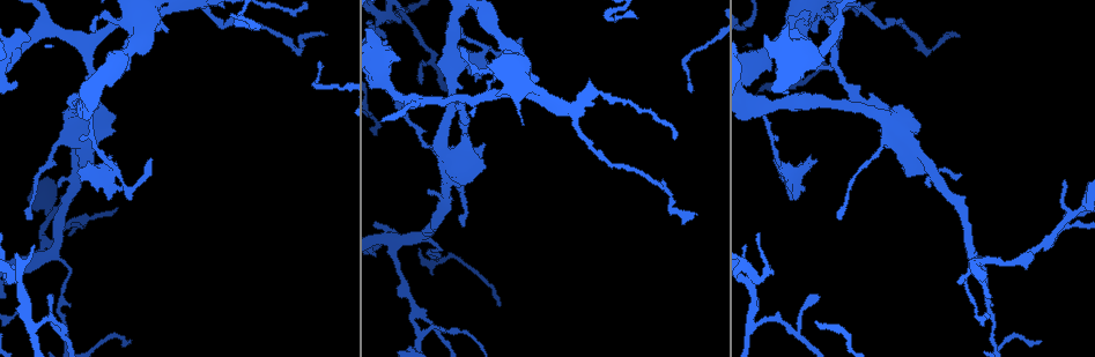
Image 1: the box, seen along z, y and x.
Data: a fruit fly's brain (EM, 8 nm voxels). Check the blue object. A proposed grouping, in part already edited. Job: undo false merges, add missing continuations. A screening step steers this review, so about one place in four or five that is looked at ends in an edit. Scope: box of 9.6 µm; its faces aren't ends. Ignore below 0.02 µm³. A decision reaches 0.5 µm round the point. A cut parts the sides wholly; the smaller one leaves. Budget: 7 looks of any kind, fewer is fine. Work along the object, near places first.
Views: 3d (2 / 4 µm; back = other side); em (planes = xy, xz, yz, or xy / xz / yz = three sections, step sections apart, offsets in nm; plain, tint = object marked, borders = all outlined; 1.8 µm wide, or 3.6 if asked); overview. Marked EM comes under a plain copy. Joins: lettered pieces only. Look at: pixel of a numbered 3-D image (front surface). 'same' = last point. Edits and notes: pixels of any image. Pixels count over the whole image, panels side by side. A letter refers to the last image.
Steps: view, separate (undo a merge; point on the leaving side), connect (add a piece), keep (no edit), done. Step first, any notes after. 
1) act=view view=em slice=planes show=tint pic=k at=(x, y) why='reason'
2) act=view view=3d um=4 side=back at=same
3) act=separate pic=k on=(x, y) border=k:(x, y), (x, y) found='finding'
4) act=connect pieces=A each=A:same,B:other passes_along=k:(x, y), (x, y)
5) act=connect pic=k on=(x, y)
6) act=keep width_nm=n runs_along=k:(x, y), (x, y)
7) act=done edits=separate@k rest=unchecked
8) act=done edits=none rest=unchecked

act=view view=3d um=4 pic=1 at=(436, 57) why='sharp bend'

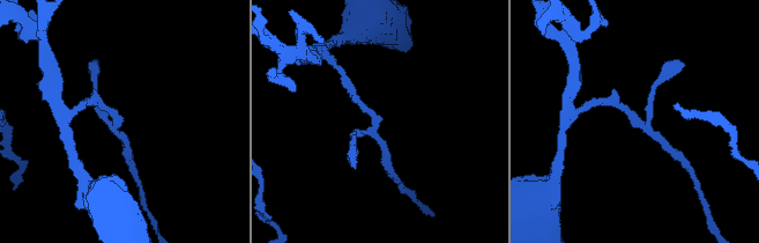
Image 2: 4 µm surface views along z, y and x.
act=view view=em slice=planes show=borders pic=2 at=(118, 122) why='shape alone is not enough'

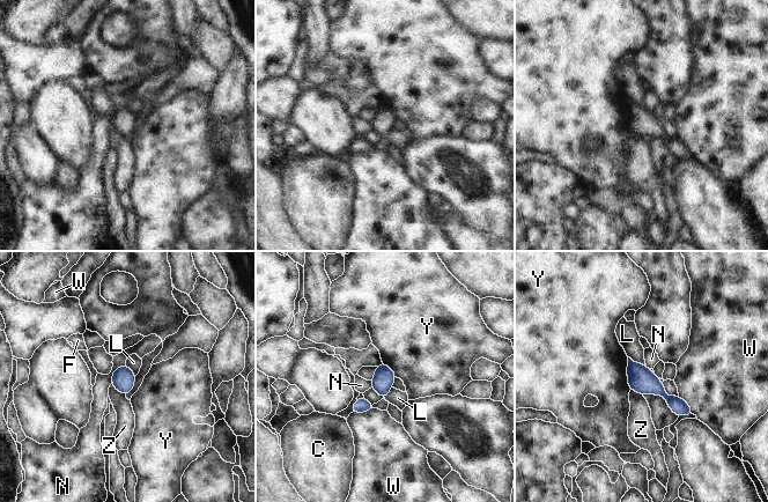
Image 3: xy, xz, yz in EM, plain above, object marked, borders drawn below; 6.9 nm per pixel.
act=keep each=C:other,F:other,L:other,N:other,W:other,Y:other,Z:other runs_along=3:(630, 363), (670, 400), (688, 412) found='one cell here'

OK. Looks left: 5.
act=view view=em slice=xz step=16 show=tint pic=1 at=(109, 197) why='free end'

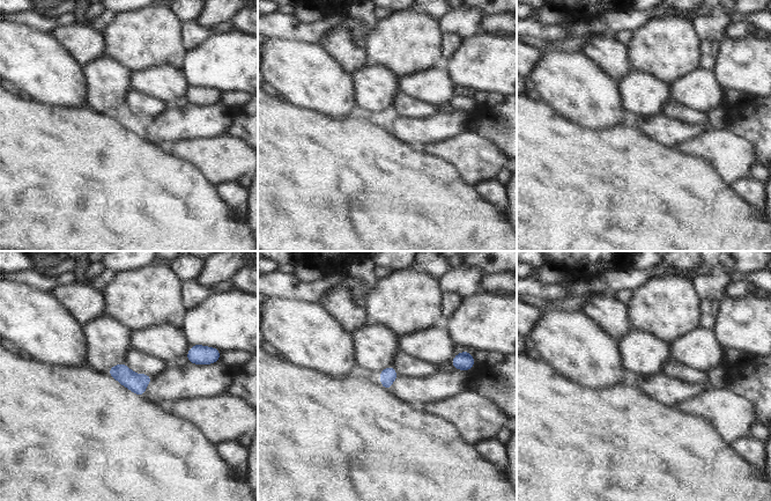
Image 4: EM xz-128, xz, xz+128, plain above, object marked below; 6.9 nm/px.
act=view view=em slice=planes show=borders at=same

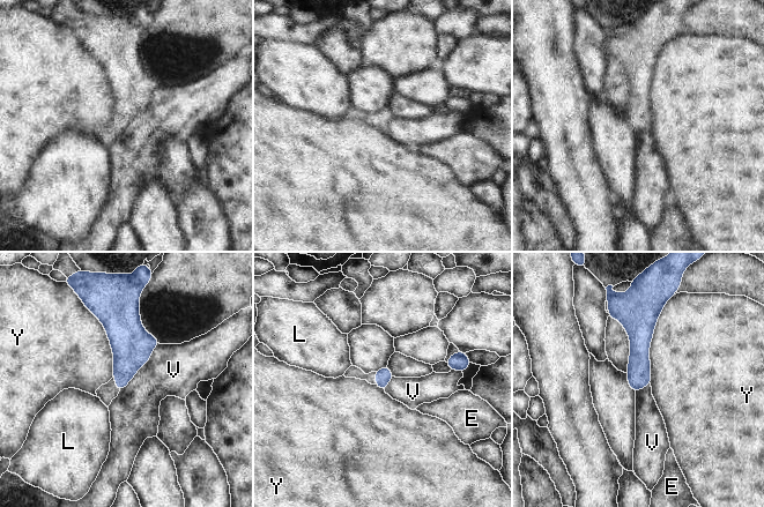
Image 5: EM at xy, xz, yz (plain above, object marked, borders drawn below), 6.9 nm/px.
act=keep each=E:other,L:other,V:other,Y:other found='none of them fits'

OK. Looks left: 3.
act=view view=em um=3.6 slice=xy step=16 show=tint pic=1 at=(890, 120) why='two arms at a narrow angle'

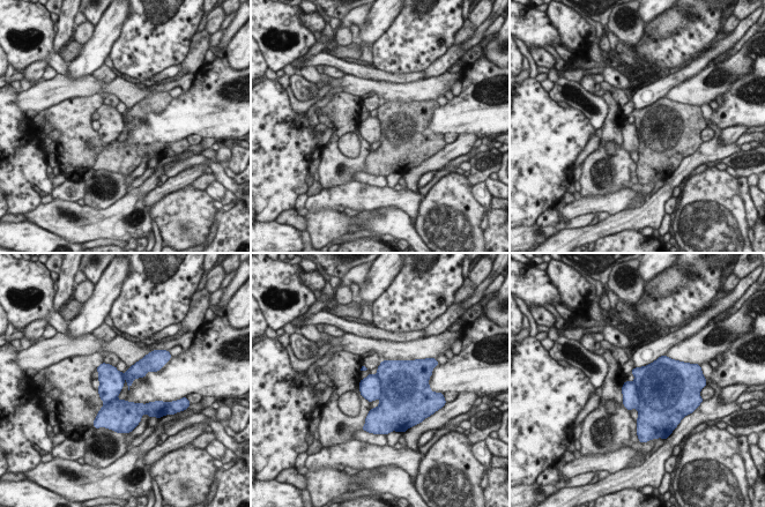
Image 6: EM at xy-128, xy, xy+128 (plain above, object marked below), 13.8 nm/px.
act=view view=em um=3.6 slice=planes show=borders at=same

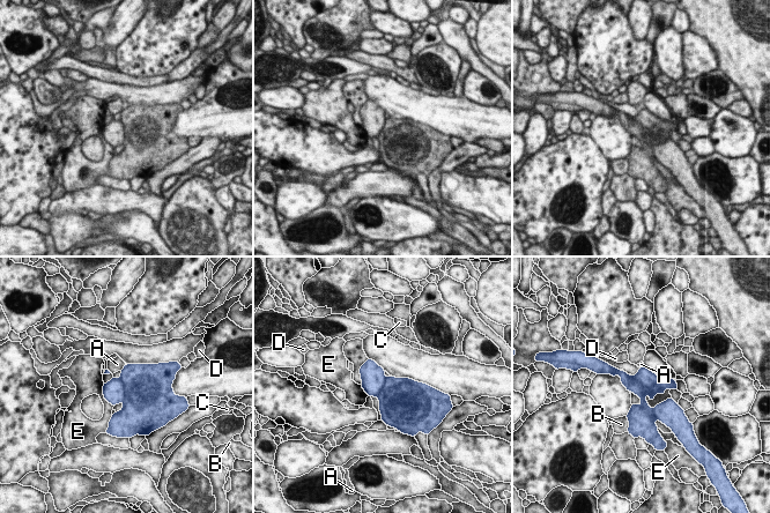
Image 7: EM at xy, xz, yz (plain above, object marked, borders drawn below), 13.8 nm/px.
act=separate pic=7 on=(142, 386) each=A:other,B:other,C:other,D:other,E:other border=7:(119, 379), (124, 385), (124, 401) found='a second cell is stuck on'

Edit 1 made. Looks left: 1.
act=done edits=separate@7 rest=unchecked

